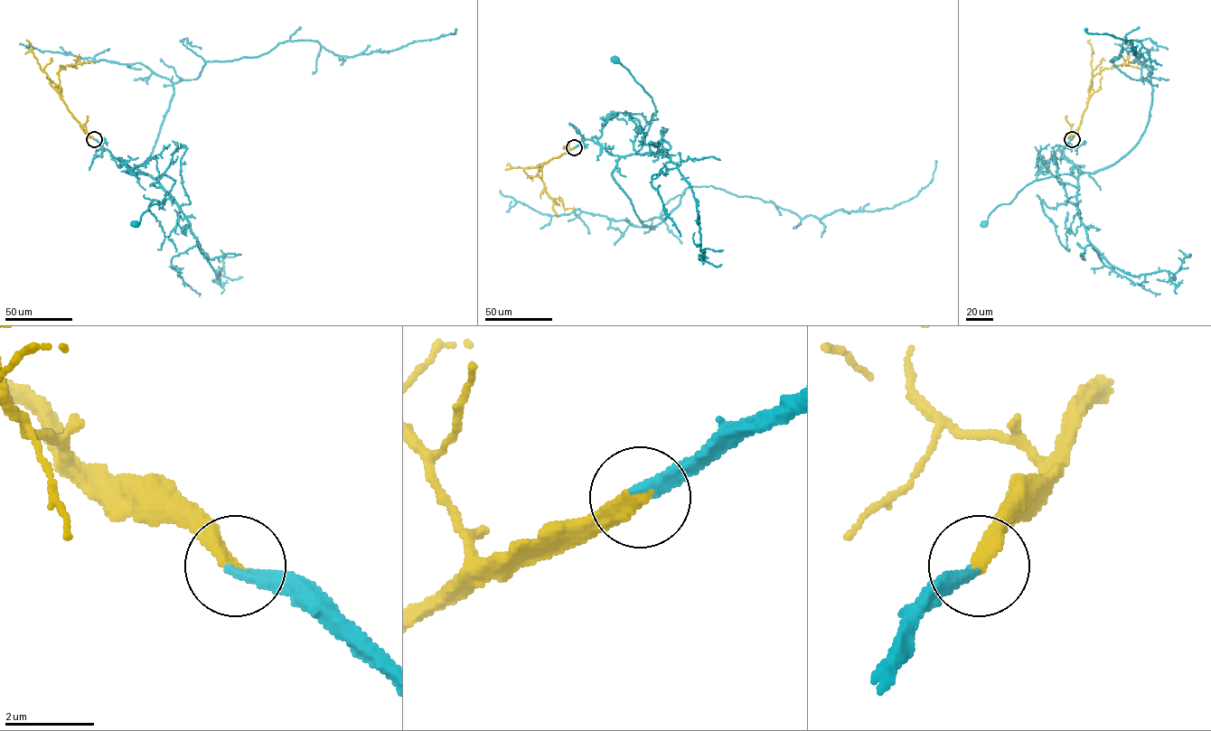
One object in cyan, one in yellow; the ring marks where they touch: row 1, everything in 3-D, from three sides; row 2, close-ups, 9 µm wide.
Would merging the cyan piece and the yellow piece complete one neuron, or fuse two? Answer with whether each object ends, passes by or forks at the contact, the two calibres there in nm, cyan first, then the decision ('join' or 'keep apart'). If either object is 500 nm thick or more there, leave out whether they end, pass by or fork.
cyan ends; yellow ends; calibres 240 and 360 nm; join

